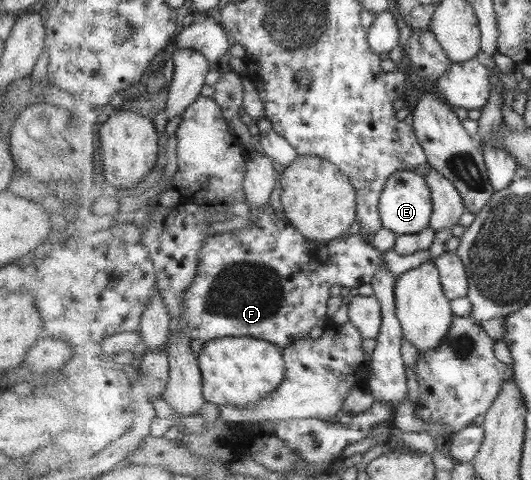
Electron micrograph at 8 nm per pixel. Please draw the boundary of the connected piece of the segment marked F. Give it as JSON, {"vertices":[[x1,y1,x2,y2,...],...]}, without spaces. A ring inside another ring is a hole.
{"vertices":[[250,204,250,221,255,225,253,229,242,229,242,230,231,230,225,231,223,233,218,233,212,235,206,243,206,246,202,249,200,254,200,264,198,265,198,276,194,279,192,286,187,290,186,298,185,298,185,308,184,315,180,317,180,320,186,324,186,334,188,334,188,338,190,342,193,340,200,340,205,345,210,341,214,341,215,339,226,338,226,337,252,337,260,340,264,340,270,343,273,343,278,349,284,350,288,349,290,346,293,346,294,343,304,339,306,336,310,334,310,330,314,328,314,326,318,326,320,324,320,320,327,319,326,312,328,312,328,300,330,300,330,288,332,288,332,284,341,284,343,286,357,286,359,284,371,284,375,274,378,272,378,269,381,269,382,265,388,265,389,269,392,273,394,273,397,277,405,272,408,272,411,268,416,268,425,262,433,260,432,254,430,254,430,250,421,250,417,253,402,256,398,254,393,249,389,249,386,252,378,251,376,248,371,245,371,243,364,237,361,236,361,231,352,235,348,232,343,234,340,238,336,238,330,242,331,246,329,247,329,259,327,263,323,263,320,258,314,253,314,250,306,248,306,240,304,234,301,233,300,230,297,229,296,226,293,225,292,222,285,216,280,217,272,206,261,206,260,208,256,208,255,206]]}

